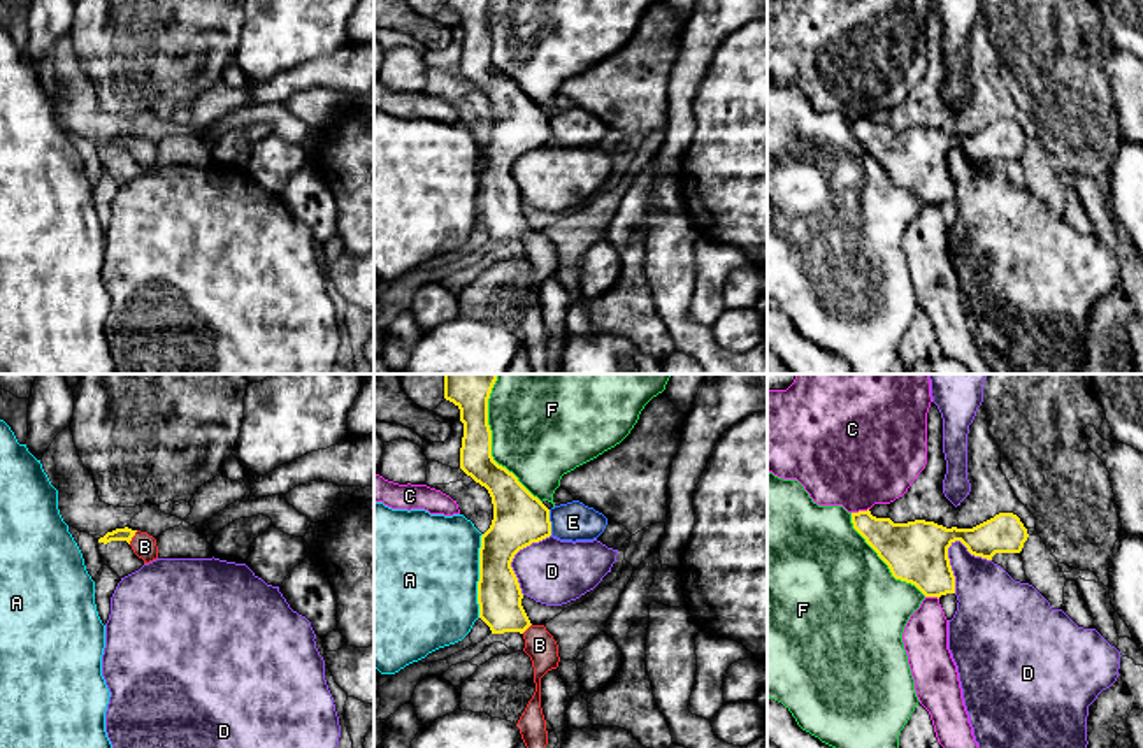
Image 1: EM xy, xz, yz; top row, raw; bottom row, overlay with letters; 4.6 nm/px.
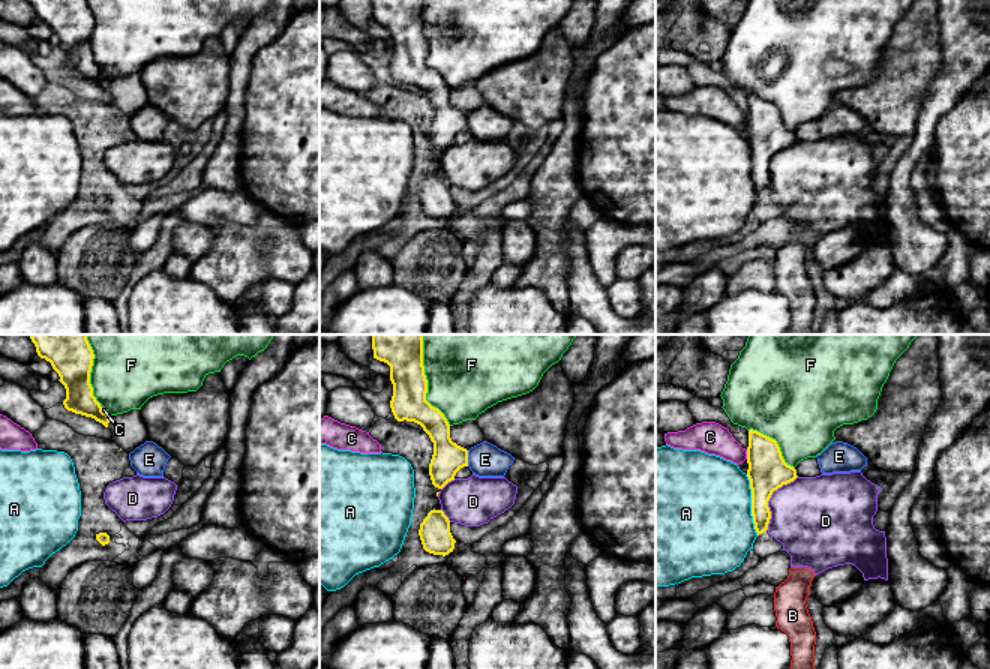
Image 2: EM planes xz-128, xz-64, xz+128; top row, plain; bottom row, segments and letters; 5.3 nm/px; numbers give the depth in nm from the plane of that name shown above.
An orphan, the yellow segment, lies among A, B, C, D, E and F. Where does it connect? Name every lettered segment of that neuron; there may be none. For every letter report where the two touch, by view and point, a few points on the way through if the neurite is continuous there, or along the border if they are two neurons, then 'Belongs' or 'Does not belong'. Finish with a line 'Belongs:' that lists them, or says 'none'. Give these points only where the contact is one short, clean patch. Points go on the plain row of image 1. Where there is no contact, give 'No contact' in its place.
A: Touches yellow at xz (480, 183). Boundary: xz (483, 141), (478, 169), (478, 223). Does not belong
B: Touches yellow at xy (132, 143). Path across: xy (120, 141), (132, 143), (144, 153). Belongs
C: Touches yellow at yz (859, 118). Does not belong
D: Touches yellow at yz (950, 172). Boundary: yz (959, 146), (948, 155), (954, 199). Does not belong
E: Touches yellow at xz (550, 129). Boundary: xz (548, 116), (552, 141). Does not belong
F: Touches yellow at xz (490, 57). Does not belong
Belongs: B

